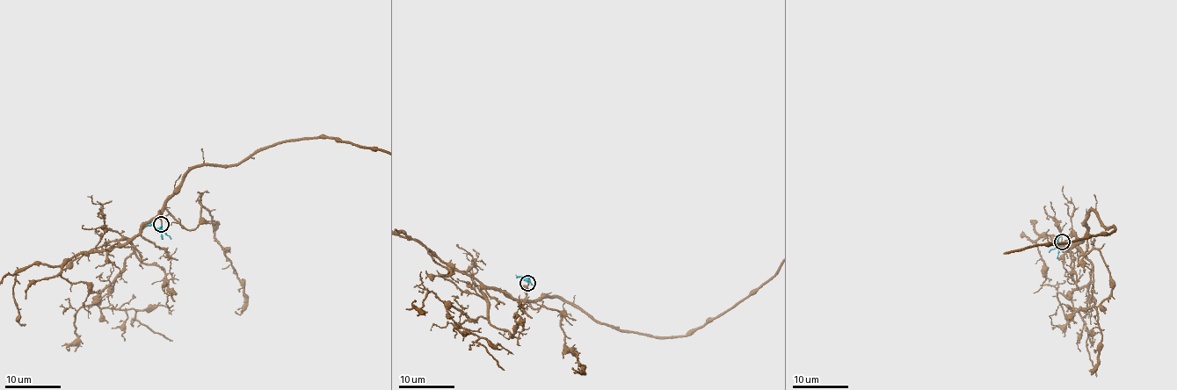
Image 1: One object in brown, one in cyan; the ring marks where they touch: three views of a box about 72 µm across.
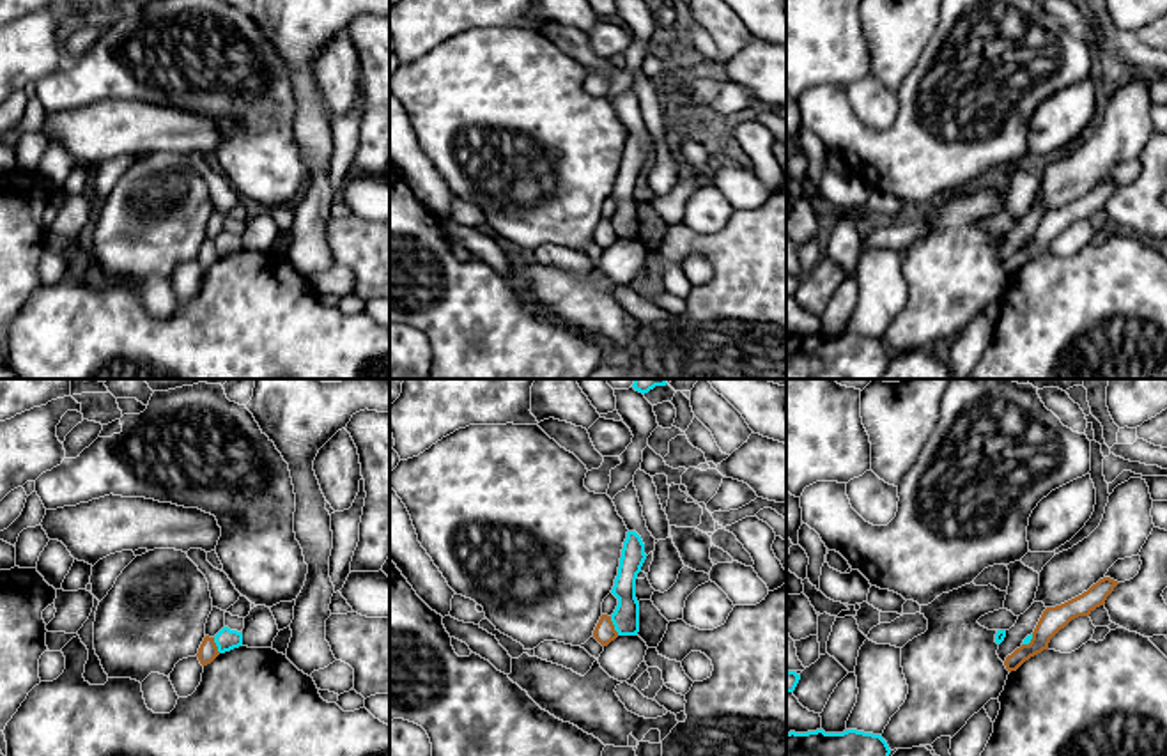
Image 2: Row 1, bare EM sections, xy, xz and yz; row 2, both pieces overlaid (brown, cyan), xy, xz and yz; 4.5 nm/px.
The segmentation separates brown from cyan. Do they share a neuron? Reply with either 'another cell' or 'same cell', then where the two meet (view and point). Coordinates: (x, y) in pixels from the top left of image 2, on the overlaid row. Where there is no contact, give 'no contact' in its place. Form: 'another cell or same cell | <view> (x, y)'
another cell | xz (613, 625)

